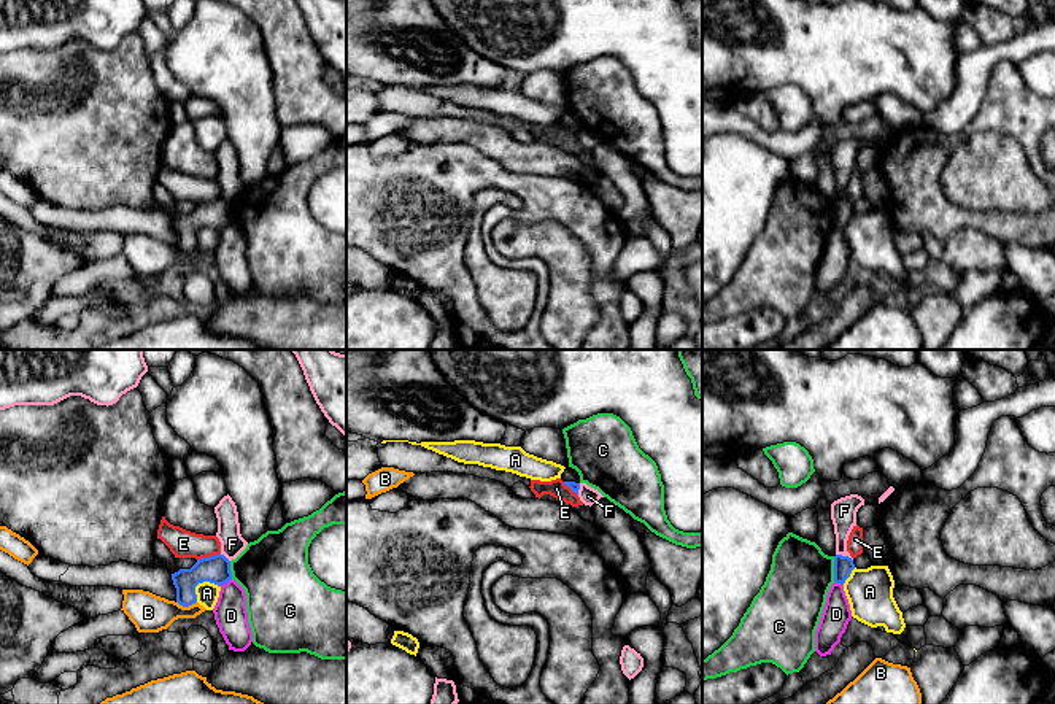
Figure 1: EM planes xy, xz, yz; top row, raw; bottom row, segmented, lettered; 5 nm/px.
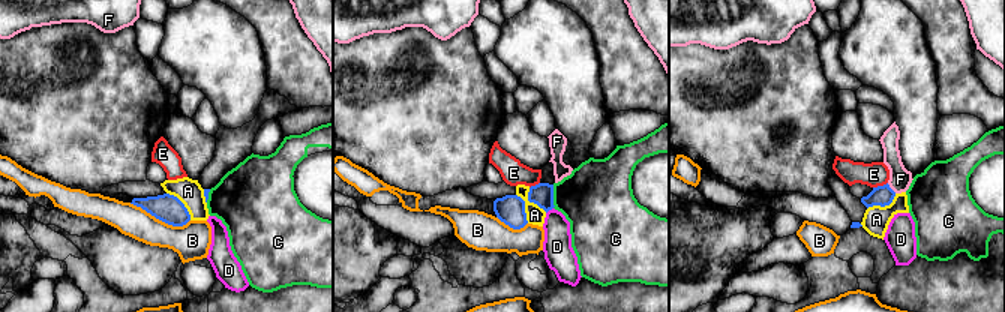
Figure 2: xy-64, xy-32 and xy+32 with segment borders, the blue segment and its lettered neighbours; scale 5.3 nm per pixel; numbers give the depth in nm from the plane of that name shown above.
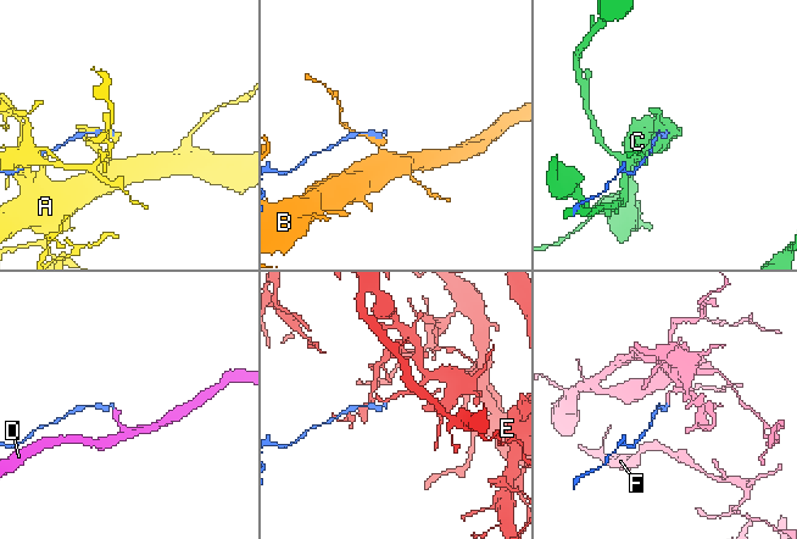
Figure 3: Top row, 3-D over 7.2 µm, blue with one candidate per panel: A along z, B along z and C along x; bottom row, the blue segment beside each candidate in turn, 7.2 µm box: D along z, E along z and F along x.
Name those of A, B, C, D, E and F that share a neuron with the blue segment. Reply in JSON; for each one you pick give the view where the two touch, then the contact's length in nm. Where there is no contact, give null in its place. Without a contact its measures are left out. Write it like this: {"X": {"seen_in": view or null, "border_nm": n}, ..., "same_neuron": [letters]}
{"same_neuron": []}

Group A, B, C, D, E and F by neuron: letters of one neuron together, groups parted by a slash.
A / B / C / D / E / F

